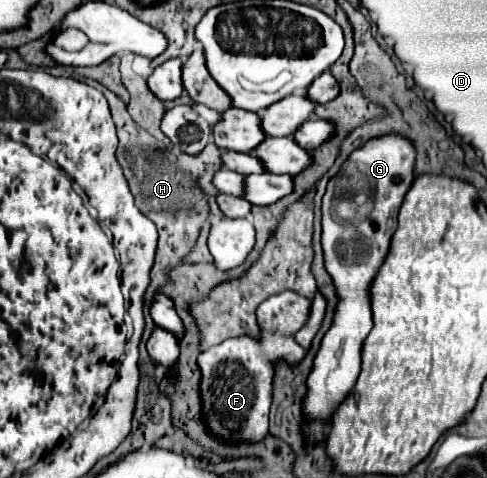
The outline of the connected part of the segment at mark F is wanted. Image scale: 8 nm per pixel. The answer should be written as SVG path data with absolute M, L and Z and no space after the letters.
M296 292L270 296L258 306L256 314L262 328L260 342L250 336L230 338L198 356L198 366L202 370L202 418L214 434L228 438L230 442L258 442L266 436L274 362L284 358L286 362L296 364L306 356L306 350L294 340L294 334L304 326L310 314L310 302L304 296Z

